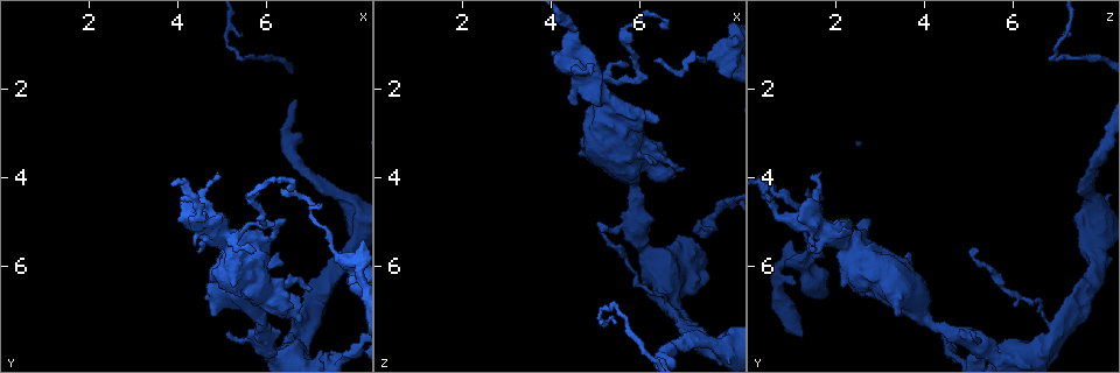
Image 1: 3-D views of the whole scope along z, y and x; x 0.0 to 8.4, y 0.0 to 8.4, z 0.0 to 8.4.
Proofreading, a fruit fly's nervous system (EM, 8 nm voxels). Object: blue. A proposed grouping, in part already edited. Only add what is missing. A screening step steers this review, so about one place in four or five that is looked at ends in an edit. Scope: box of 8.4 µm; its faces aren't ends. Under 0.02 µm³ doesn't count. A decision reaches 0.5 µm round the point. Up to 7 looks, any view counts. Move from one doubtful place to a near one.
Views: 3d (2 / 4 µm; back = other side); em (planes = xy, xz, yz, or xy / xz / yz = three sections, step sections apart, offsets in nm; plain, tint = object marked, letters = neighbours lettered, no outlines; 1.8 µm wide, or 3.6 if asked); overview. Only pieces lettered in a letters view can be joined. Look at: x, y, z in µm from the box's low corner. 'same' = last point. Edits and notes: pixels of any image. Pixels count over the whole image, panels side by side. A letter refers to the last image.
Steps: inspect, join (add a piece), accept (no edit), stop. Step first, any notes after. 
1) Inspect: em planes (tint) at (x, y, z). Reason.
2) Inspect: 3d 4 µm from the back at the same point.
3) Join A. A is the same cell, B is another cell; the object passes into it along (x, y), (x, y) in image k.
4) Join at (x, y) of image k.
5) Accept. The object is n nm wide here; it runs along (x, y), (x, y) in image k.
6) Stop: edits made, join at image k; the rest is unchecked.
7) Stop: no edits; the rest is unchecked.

Inspect: em xy step 4 (tint) at (6.65, 4.25, 0.65). End of a long branch.

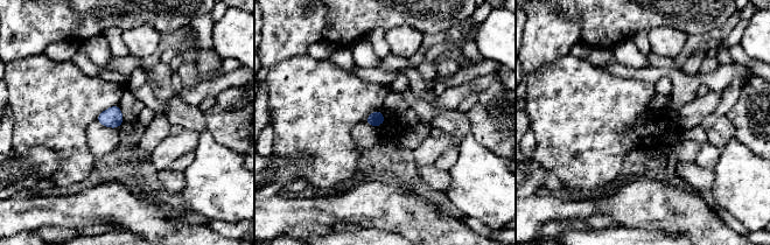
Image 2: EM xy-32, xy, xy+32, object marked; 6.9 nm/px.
Inspect: em planes (letters) at the same point. Another direction.

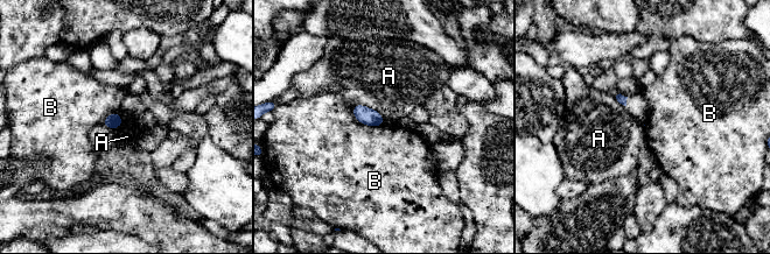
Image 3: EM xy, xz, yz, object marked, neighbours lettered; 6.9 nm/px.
Accept. A and B are other cells; no lettered piece goes on from it.

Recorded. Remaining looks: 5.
Inspect: em xy step 16 (letters) at (7.70, 5.80, 1.25). Sharp bend.

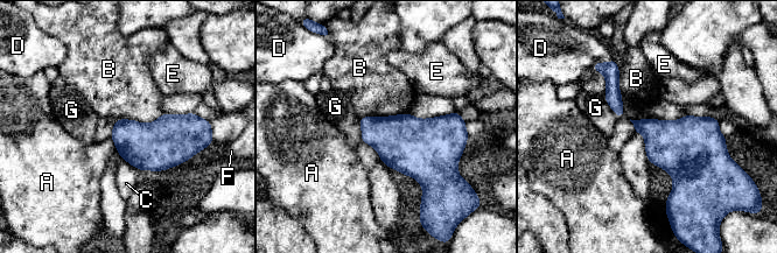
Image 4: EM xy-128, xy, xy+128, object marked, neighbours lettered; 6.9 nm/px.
Accept. The object is 220 nm wide here; A, B, C, D, E, F and G are other cells; a border runs along (165, 113), (152, 123), (114, 120) in image 4; no lettered piece goes on from it.

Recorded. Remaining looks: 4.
Inspect: 3d 2 µm at (4.95, 3.95, 1.70). An open end.

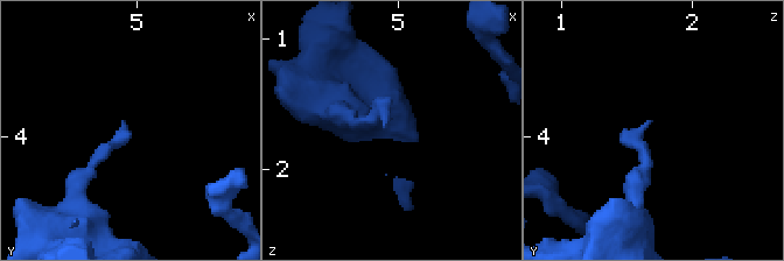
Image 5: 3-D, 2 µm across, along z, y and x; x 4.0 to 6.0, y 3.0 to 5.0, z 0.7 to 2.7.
Inspect: em planes (letters) at (4.90, 3.90, 1.68).

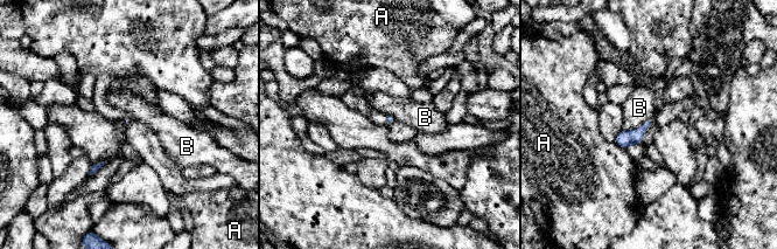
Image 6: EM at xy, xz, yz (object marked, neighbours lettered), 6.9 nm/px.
Accept. A and B are other cells; a border runs along (650, 119), (635, 129), (622, 130) in image 6; none of them fits.

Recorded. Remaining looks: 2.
Stop: no edits; the rest is unchecked.

